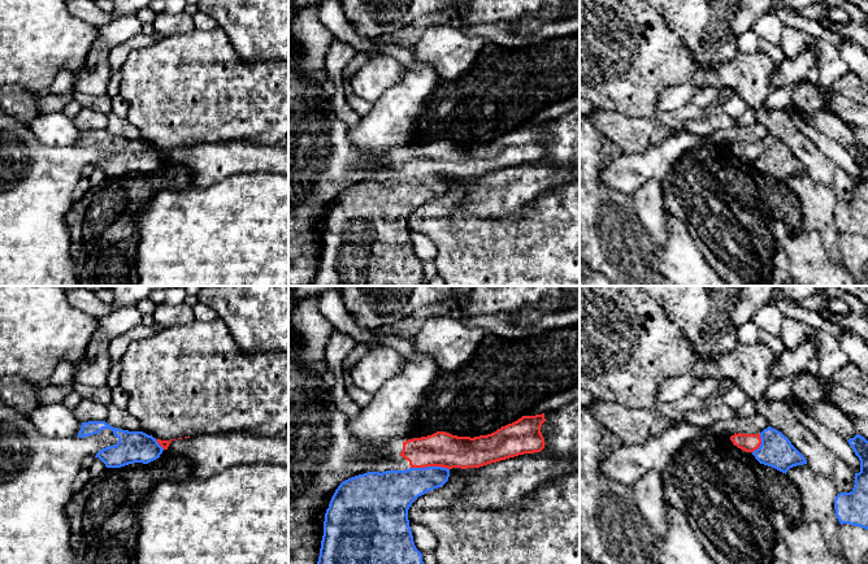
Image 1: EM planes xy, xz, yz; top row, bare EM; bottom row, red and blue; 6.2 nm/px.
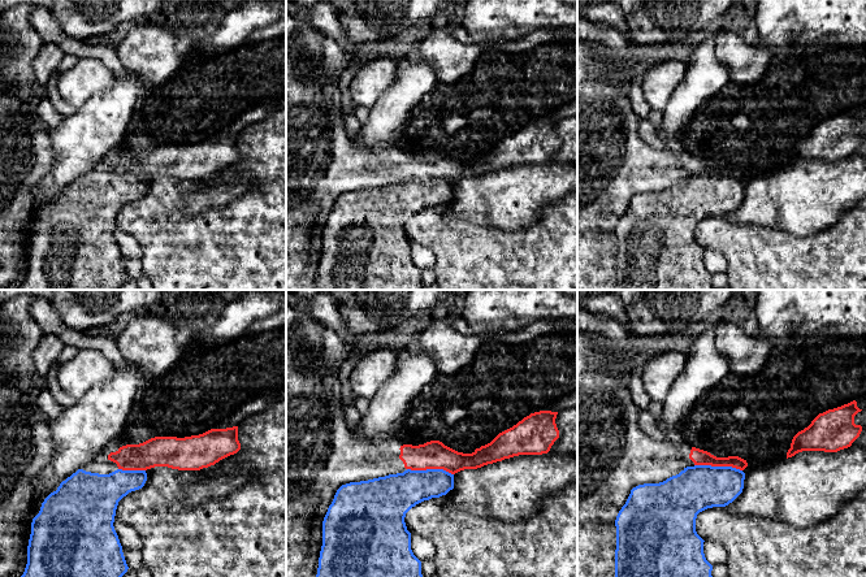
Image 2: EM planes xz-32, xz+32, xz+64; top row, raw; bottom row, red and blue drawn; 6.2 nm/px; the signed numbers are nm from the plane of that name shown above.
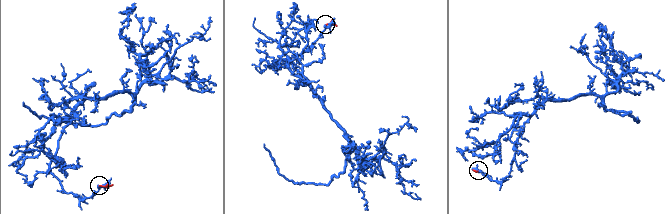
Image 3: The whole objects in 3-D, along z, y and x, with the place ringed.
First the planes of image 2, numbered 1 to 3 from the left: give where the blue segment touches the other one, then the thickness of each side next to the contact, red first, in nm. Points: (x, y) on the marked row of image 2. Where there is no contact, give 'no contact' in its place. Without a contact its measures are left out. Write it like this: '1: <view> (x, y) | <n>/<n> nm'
1: xz-32 (131, 469) | 190/240 nm
2: xz+32 (431, 468) | 180/240 nm
3: xz+64 (718, 465) | 100/280 nm

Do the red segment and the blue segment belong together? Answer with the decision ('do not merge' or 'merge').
merge

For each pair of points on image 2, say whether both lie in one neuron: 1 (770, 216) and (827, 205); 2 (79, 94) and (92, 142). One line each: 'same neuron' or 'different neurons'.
1: same neuron
2: different neurons

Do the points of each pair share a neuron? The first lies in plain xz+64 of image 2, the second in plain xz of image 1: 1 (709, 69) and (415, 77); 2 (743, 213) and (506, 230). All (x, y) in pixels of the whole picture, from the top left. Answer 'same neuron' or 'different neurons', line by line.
1: same neuron
2: different neurons

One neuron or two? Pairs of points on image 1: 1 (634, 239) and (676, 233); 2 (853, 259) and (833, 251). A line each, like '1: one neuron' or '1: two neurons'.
1: two neurons
2: two neurons

